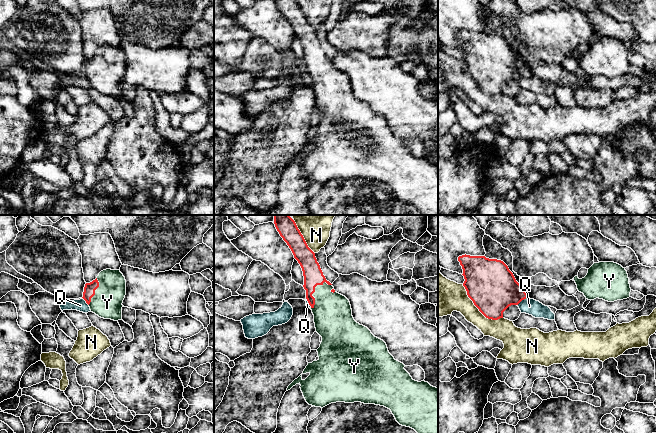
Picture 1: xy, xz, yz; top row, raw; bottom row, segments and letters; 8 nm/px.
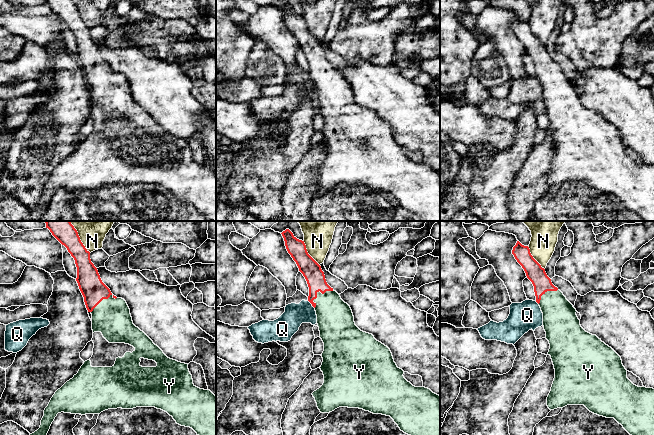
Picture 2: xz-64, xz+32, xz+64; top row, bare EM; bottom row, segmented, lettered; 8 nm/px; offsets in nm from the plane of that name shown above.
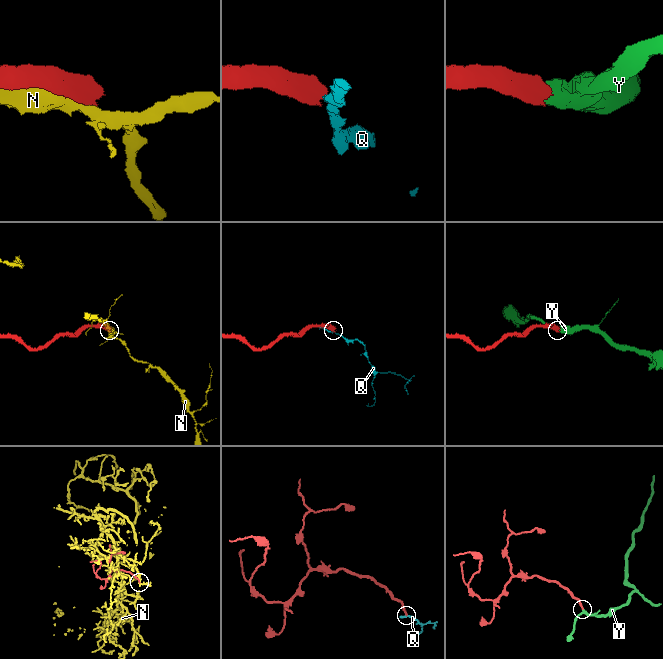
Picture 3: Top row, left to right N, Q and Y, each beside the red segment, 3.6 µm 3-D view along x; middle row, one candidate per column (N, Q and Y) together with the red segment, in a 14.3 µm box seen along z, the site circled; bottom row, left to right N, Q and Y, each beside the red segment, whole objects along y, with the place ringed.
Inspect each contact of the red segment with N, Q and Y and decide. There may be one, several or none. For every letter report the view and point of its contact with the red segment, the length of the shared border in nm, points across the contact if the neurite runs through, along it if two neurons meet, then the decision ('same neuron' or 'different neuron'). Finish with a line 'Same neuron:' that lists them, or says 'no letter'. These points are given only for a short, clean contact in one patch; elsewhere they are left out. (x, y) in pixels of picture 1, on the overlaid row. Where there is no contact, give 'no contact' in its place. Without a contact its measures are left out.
N: yz (478, 308) | 420 nm | different neuron
Q: yz (522, 299) | 110 nm | along yz (527, 297), (517, 305) | different neuron
Y: xz (314, 290) | 260 nm | across xz (313, 275), (314, 290), (332, 312) | same neuron
Same neuron: Y

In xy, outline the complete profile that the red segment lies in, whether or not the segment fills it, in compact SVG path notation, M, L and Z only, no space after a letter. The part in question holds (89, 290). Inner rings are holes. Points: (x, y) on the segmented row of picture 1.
M106 269L97 278L86 283L83 299L91 312L101 318L122 319L122 303L126 295L126 280L120 270Z

